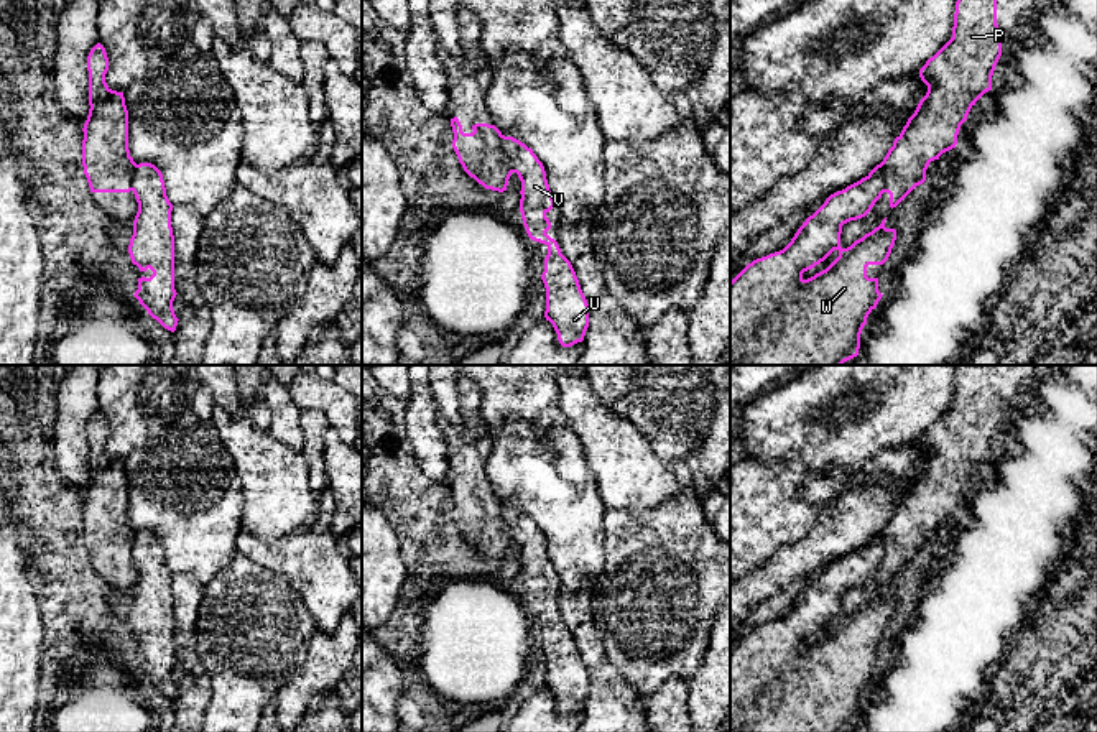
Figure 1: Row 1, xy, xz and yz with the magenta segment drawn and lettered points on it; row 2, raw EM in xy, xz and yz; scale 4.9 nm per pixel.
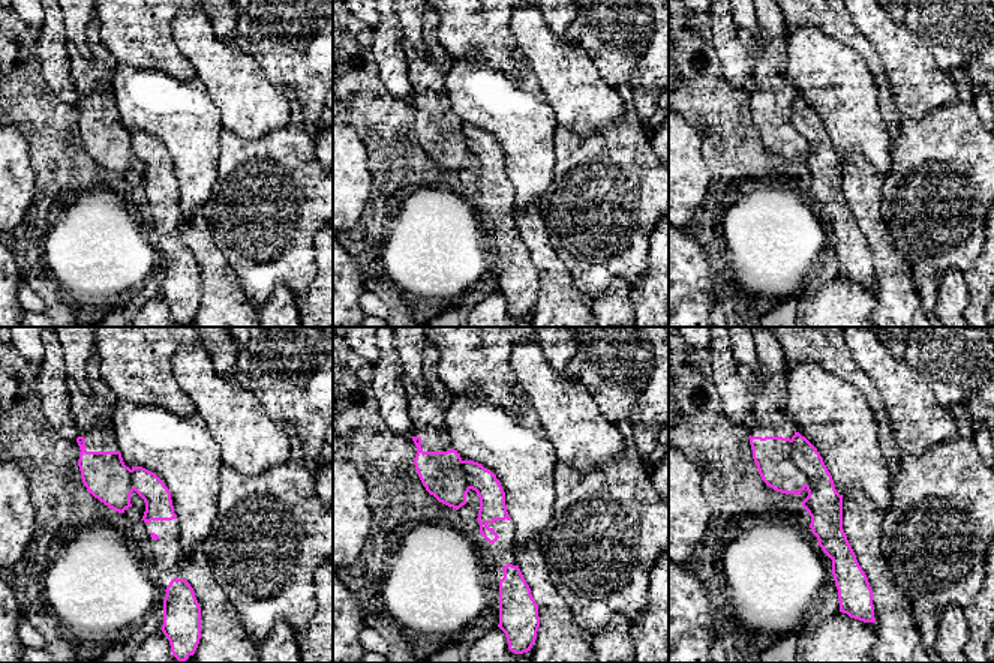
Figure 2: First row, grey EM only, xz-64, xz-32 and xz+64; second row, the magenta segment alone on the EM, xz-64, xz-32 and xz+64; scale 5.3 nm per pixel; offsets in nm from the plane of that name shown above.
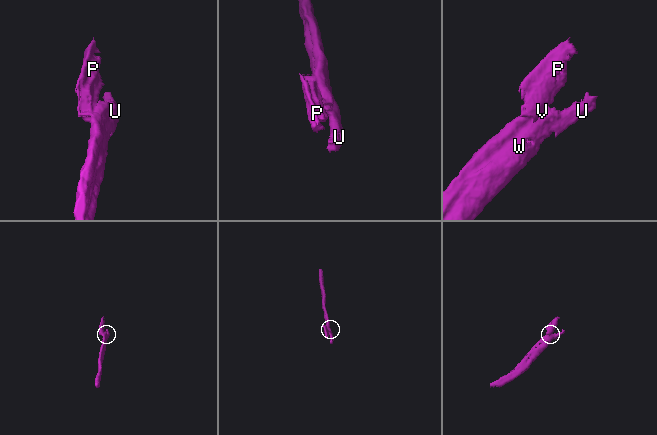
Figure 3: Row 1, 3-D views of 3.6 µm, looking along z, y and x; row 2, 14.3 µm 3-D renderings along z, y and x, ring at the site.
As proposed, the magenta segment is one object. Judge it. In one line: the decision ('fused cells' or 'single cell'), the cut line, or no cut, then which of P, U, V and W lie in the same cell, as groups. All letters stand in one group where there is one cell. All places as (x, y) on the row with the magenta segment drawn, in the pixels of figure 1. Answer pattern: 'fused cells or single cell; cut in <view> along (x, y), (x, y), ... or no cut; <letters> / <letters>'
fused cells; cut in xz along (502, 135), (502, 150), (507, 165), (513, 171); P / U V W

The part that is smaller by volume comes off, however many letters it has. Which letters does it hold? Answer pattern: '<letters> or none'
P

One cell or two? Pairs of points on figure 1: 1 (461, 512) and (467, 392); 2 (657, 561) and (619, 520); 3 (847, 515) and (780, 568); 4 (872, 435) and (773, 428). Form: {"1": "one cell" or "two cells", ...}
{"1": "one cell", "2": "one cell", "3": "one cell", "4": "one cell"}

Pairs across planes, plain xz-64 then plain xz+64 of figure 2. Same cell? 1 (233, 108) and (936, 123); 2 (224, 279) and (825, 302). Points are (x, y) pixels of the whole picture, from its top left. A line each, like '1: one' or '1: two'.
1: two
2: two

